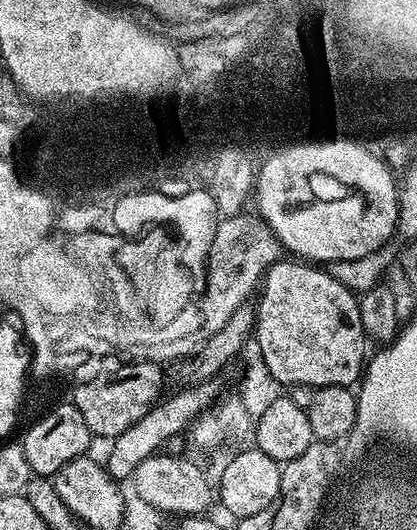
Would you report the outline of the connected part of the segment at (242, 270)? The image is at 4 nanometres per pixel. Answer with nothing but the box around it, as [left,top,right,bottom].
[205,215,282,324]

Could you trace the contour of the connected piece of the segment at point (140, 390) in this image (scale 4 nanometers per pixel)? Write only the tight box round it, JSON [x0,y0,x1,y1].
[70,358,164,438]

